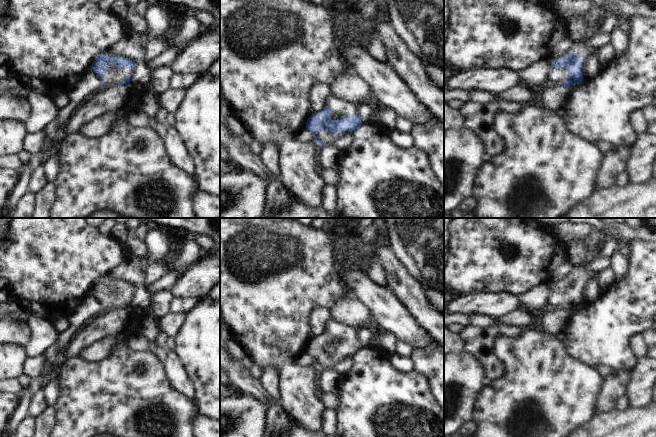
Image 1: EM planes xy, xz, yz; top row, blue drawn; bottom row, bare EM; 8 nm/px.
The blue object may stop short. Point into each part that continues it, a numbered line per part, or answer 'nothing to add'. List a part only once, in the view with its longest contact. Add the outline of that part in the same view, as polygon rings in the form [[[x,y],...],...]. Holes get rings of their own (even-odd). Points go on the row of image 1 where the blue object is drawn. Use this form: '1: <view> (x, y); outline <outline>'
1: xy (114, 76); outline [[[108,64],[106,71],[106,76],[102,77],[105,88],[119,84],[124,80],[125,77],[128,77],[132,74],[132,71],[129,67],[118,69],[114,64]]]
2: xz (329, 138); outline [[[318,131],[317,136],[327,145],[327,146],[334,146],[334,142],[347,135],[347,134],[353,134],[353,131],[342,131],[340,133],[326,133],[323,131]]]

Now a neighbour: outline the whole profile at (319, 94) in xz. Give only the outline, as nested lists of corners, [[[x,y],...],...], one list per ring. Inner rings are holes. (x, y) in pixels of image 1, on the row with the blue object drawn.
[[[315,84],[311,87],[309,98],[311,100],[313,113],[318,113],[325,107],[331,94],[332,89],[328,85]]]

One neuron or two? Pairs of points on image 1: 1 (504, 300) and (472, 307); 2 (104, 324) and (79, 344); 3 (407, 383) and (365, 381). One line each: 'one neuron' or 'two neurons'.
1: one neuron
2: one neuron
3: one neuron

